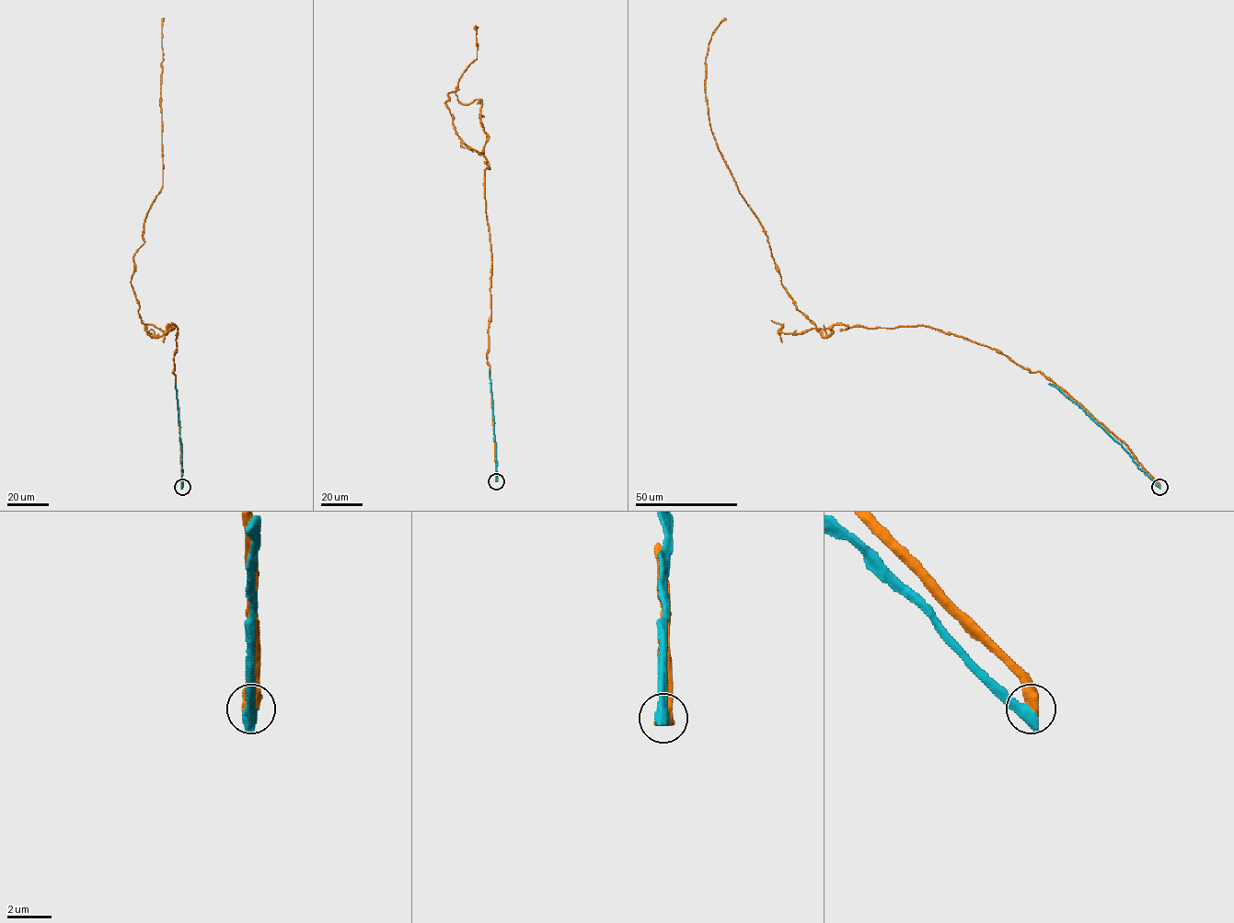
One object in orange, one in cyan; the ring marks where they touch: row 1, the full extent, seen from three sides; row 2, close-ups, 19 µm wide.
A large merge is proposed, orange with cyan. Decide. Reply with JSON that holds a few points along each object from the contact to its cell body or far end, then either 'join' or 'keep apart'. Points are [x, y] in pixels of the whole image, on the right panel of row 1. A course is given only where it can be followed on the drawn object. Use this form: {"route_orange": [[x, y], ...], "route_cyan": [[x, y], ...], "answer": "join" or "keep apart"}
{"route_orange": [[1159, 487], [995, 350], [924, 326], [823, 337], [796, 308], [711, 129], [706, 56], [725, 18]], "route_cyan": [[1159, 487], [1081, 409], [1048, 384]], "answer": "keep apart"}

